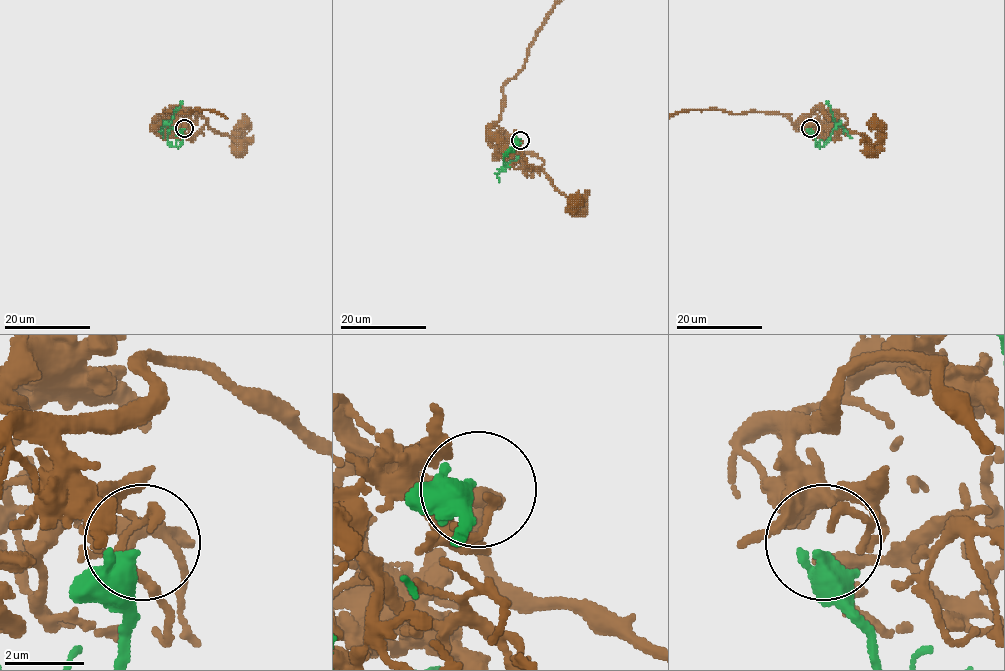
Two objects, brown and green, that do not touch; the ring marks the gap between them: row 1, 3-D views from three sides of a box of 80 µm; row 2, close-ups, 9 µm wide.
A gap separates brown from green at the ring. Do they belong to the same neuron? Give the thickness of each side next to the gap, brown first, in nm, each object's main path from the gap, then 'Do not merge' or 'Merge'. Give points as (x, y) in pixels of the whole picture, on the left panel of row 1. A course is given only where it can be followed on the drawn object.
Thickness 200 nm (brown) against 340 nm. Course of green: (184, 129), (178, 146), (172, 147), (168, 141), (170, 121), (183, 102). Do not merge

